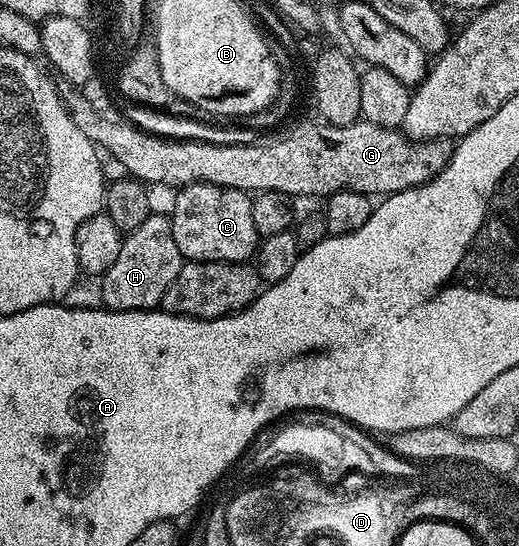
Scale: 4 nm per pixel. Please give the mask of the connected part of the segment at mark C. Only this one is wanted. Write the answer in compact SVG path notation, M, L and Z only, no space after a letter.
M193 182L176 191L171 232L182 259L191 262L249 262L257 253L259 235L251 217L253 199L246 191Z

